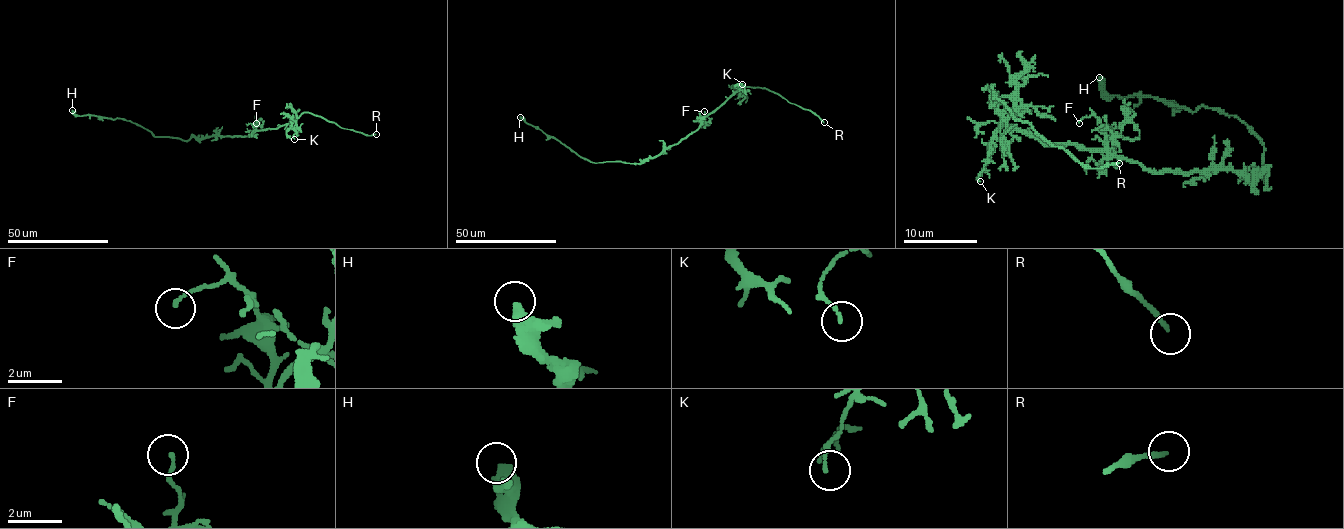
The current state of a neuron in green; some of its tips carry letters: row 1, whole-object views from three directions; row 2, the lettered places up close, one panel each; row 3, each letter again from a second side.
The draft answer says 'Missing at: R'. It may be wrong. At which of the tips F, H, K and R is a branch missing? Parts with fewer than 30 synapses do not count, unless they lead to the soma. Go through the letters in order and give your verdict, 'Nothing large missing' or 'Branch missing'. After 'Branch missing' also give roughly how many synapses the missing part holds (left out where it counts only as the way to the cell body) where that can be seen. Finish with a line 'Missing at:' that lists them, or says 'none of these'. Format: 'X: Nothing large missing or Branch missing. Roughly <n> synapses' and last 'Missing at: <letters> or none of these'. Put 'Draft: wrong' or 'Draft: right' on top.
Draft: right
F: Nothing large missing
H: Nothing large missing
K: Nothing large missing
R: Branch missing
Missing at: R

